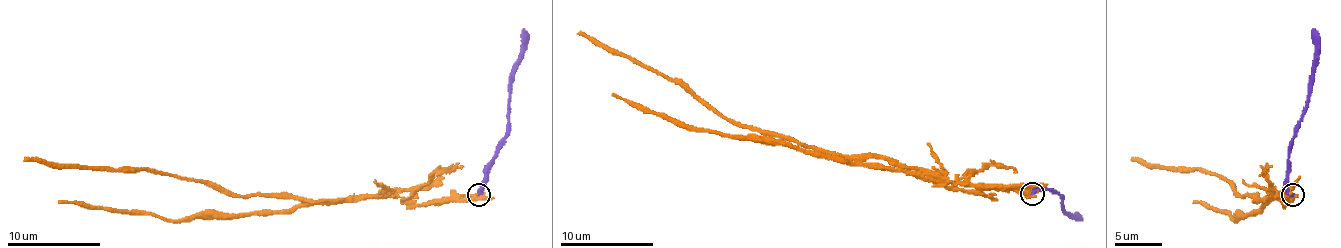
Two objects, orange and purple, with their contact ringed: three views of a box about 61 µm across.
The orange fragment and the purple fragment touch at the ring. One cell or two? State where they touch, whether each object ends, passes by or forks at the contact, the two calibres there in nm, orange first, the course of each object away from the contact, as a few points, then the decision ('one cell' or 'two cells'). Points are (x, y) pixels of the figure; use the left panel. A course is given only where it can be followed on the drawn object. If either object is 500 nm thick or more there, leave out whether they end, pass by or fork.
at (479, 194); orange ends there; purple ends there; 460 nm thick on the orange side, 360 nm on the other; orange runs (478, 194), (406, 203), (399, 196), (322, 201), (247, 196), (172, 175), (55, 168), (46, 161), (23, 161); purple runs (478, 194), (485, 184), (485, 166), (506, 133), (511, 75), (520, 54), (525, 28); two cells

